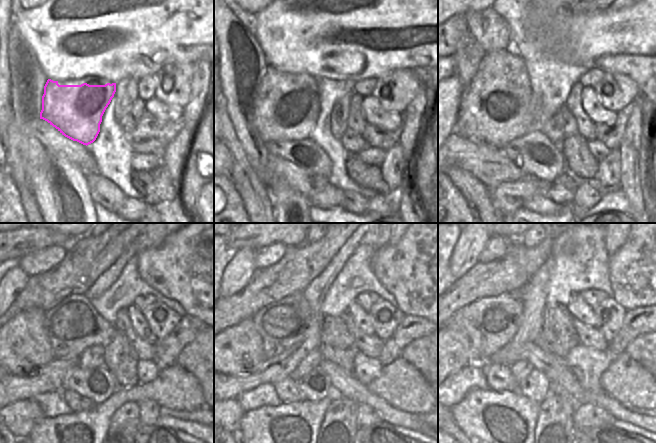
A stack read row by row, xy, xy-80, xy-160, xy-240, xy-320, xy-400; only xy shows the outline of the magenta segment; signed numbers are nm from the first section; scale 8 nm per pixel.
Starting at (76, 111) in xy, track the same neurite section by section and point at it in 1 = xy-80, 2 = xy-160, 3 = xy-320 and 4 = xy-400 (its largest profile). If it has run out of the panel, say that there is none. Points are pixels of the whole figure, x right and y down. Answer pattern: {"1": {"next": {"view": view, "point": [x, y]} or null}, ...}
{"1": {"next": {"view": "xy-80", "point": [291, 115]}}, "2": {"next": {"view": "xy-160", "point": [477, 120]}}, "3": {"next": {"view": "xy-320", "point": [240, 349]}}, "4": {"next": {"view": "xy-400", "point": [458, 352]}}}

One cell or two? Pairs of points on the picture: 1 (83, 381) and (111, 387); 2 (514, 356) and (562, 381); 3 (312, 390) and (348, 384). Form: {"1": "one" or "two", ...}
{"1": "one", "2": "one", "3": "two"}

